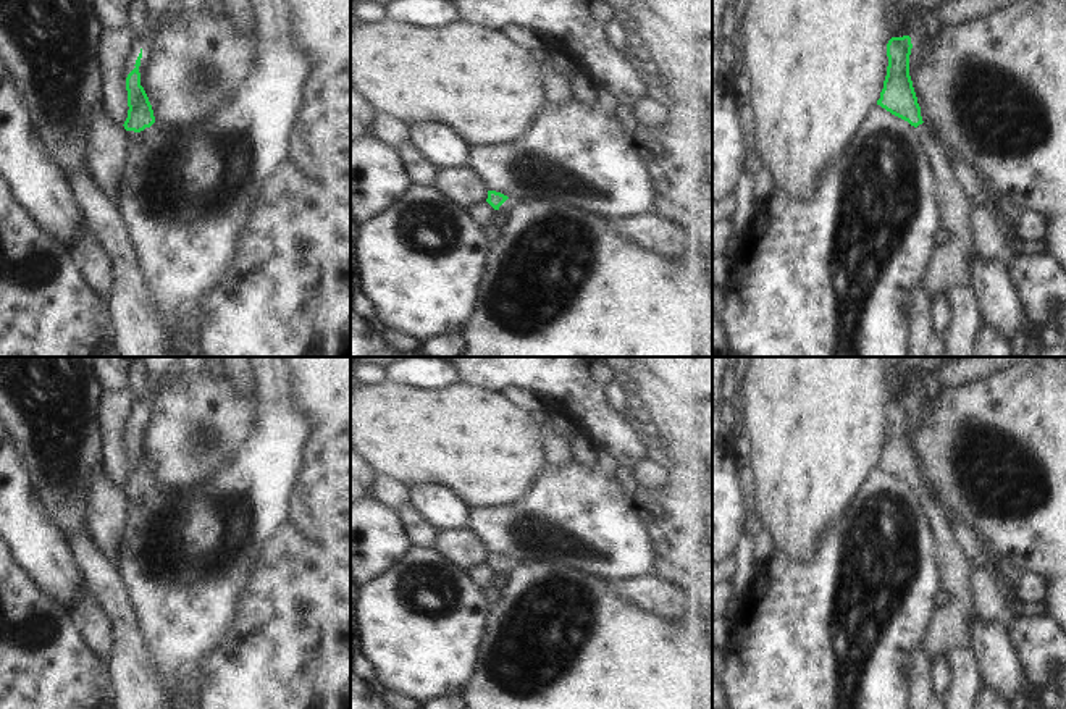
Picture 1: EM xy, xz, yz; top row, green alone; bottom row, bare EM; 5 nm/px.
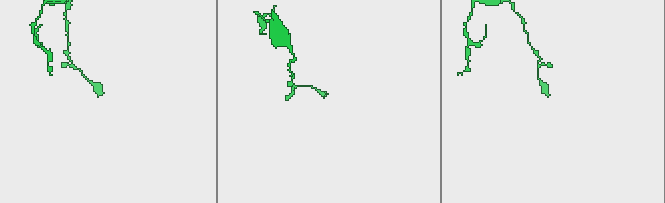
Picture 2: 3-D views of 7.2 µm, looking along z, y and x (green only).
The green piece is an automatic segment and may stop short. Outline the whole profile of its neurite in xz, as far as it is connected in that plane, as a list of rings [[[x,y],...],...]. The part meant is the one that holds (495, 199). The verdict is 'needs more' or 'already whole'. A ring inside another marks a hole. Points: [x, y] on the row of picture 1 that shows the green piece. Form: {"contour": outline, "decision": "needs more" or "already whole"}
{"contour": [[[488,191],[486,202],[496,210],[497,218],[501,218],[506,212],[509,212],[515,205],[515,202],[510,200],[507,195],[496,191]]], "decision": "needs more"}

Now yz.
{"contour": [[[892,37],[887,44],[887,76],[877,105],[914,126],[935,174],[935,200],[942,215],[942,242],[934,249],[924,275],[925,294],[934,300],[955,284],[974,287],[971,224],[972,203],[955,174],[955,160],[934,139],[921,116],[921,107],[909,76],[911,37]]], "decision": "needs more"}

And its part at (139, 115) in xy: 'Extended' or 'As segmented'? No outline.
Extended.

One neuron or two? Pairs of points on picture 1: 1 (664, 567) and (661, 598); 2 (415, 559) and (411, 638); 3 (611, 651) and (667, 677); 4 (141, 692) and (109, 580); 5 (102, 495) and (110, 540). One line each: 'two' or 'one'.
1: two
2: one
3: one
4: one
5: one

